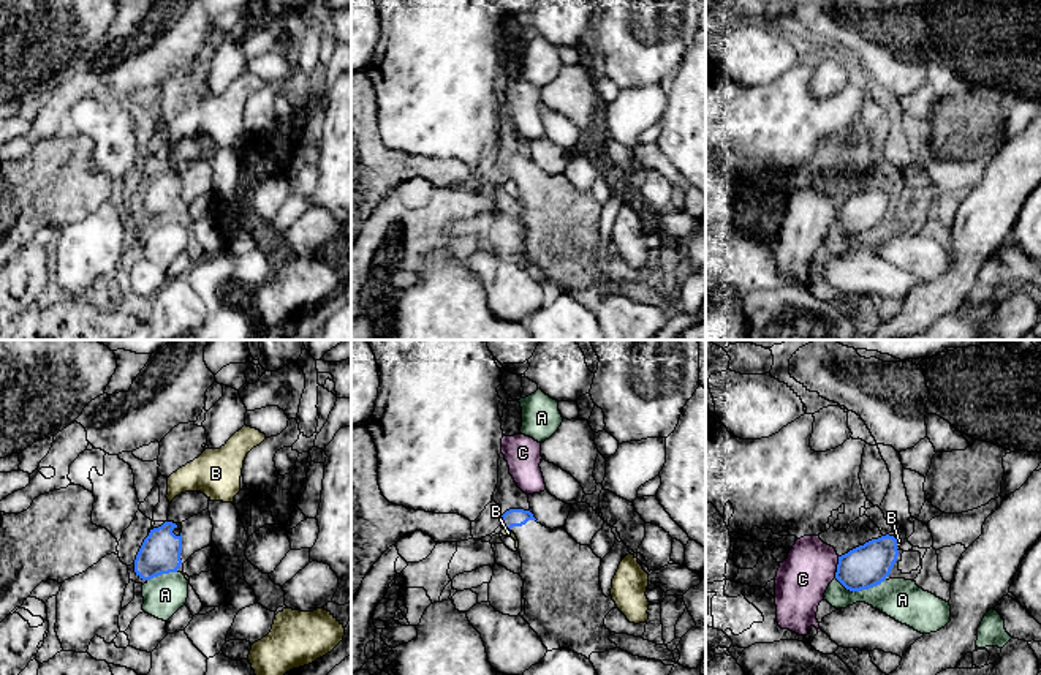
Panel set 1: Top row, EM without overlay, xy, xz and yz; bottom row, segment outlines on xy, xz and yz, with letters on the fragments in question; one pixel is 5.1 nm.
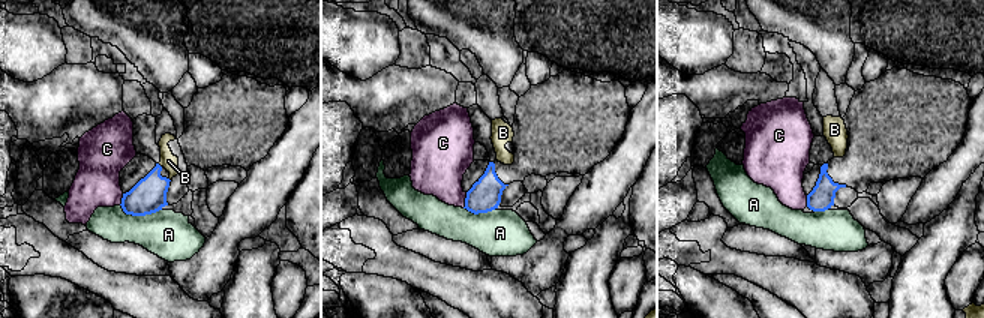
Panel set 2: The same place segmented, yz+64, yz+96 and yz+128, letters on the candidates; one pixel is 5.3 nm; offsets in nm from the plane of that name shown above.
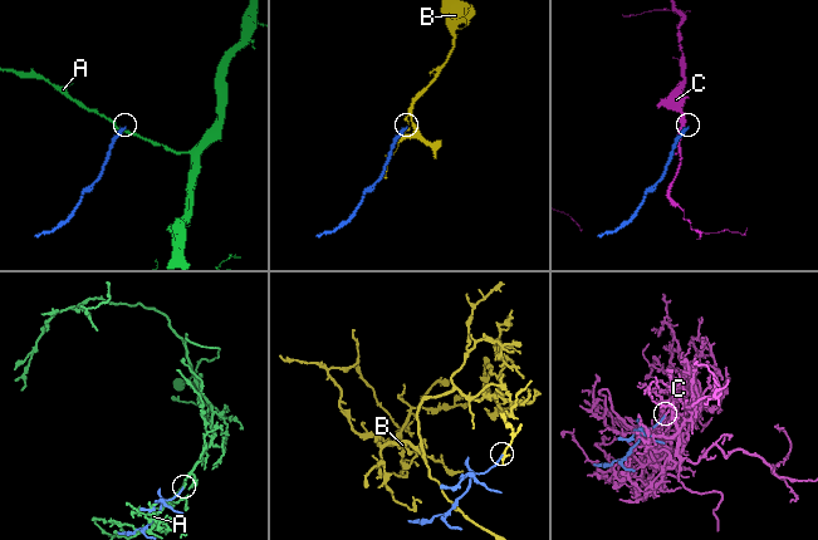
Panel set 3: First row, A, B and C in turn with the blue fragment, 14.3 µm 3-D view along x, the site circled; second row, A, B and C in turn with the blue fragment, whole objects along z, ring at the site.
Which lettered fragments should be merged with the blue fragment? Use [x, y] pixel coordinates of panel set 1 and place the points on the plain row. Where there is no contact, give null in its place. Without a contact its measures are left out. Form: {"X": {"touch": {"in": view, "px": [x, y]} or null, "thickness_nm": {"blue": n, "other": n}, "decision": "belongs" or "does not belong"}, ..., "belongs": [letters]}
{"A": {"touch": {"in": "yz", "px": [861, 234]}, "thickness_nm": {"blue": 220, "other": 220}, "decision": "does not belong"}, "B": {"touch": {"in": "yz", "px": [896, 188]}, "thickness_nm": {"blue": 220, "other": 30}, "decision": "does not belong"}, "C": {"touch": {"in": "yz", "px": [837, 214]}, "thickness_nm": {"blue": 220, "other": 260}, "decision": "does not belong"}, "belongs": []}

